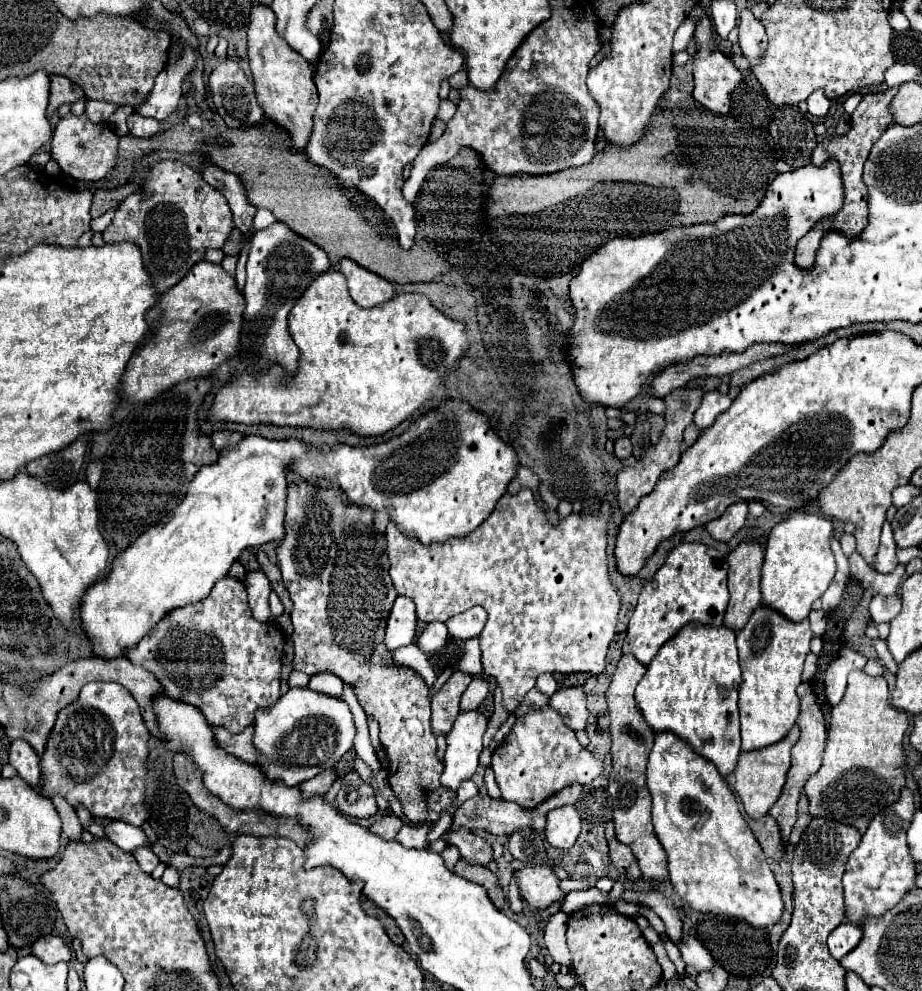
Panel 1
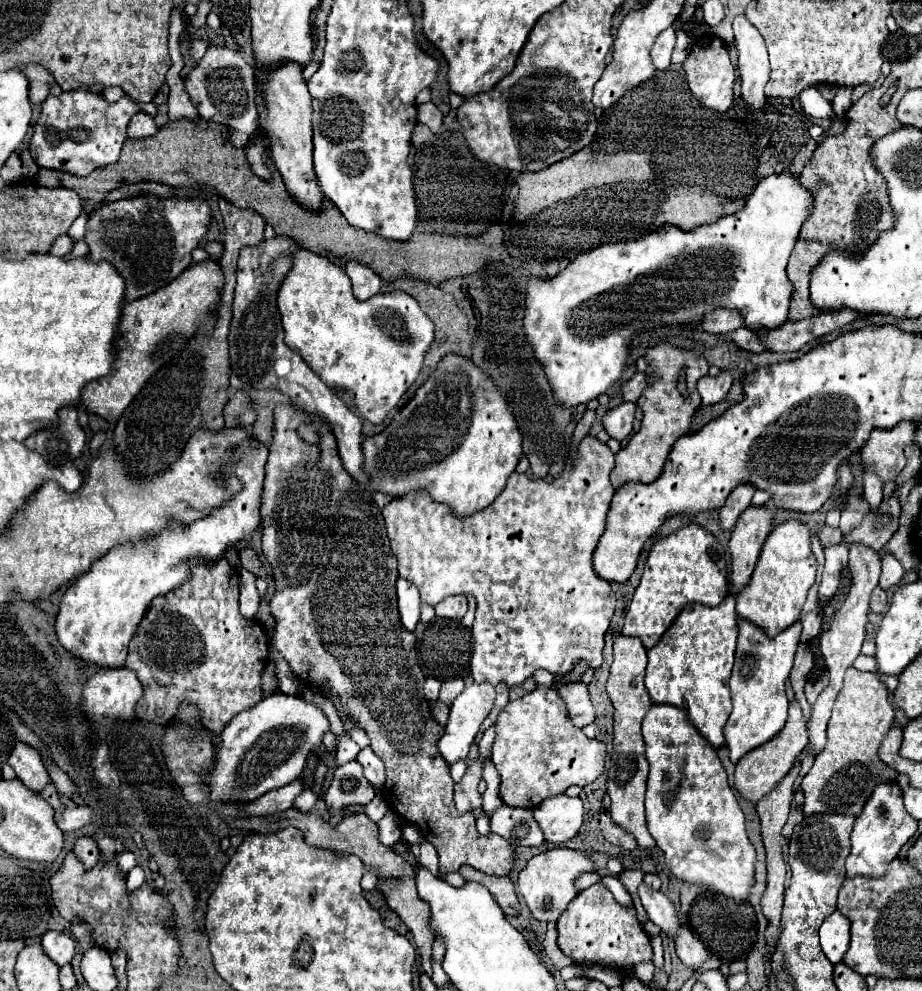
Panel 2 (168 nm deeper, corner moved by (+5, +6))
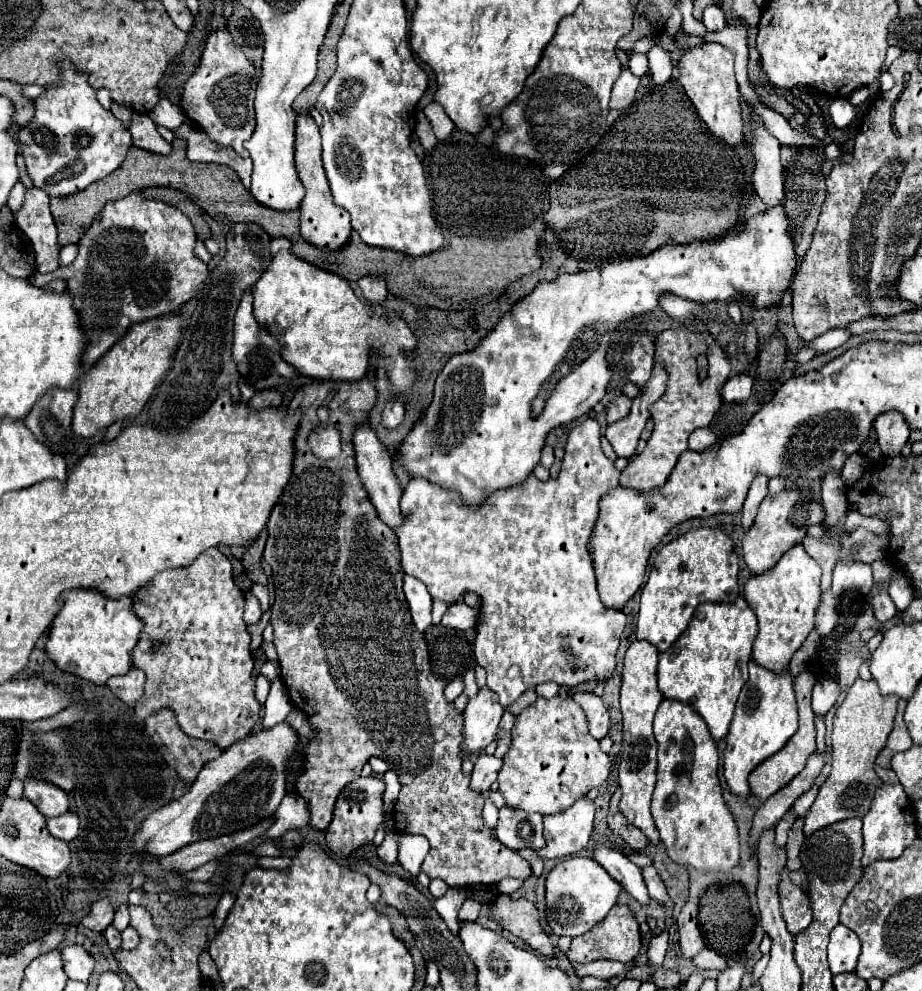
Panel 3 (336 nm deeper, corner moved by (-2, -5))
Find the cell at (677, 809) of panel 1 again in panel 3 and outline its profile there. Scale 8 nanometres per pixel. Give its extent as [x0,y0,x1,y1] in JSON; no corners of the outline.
[651,700,739,872]

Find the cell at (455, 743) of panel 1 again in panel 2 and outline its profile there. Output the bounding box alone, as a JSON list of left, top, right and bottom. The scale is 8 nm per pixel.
[438,683,496,765]

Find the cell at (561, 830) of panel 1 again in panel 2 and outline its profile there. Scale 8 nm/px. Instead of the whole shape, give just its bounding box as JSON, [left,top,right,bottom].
[534,795,582,843]

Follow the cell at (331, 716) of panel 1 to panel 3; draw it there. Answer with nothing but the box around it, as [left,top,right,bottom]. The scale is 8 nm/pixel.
[135,722,299,856]

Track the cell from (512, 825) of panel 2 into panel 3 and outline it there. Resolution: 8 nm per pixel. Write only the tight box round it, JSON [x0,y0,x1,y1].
[495,806,545,850]

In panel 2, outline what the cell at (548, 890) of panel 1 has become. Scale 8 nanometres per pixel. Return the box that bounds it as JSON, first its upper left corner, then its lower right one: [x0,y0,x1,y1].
[518,847,594,923]

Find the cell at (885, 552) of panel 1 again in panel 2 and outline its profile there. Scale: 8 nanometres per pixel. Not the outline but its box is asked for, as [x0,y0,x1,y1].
[880,555,904,589]

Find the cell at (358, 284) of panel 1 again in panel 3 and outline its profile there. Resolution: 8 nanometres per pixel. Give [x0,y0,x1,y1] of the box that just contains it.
[357,276,387,302]

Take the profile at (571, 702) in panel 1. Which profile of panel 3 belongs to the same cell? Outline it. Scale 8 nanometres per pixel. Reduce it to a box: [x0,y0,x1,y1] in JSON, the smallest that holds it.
[573,694,609,740]

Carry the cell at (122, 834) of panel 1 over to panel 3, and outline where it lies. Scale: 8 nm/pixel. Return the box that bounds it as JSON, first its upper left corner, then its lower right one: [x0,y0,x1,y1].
[47,812,79,842]

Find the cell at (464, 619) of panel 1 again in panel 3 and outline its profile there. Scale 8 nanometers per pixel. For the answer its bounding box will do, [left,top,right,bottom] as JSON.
[441,602,477,630]

